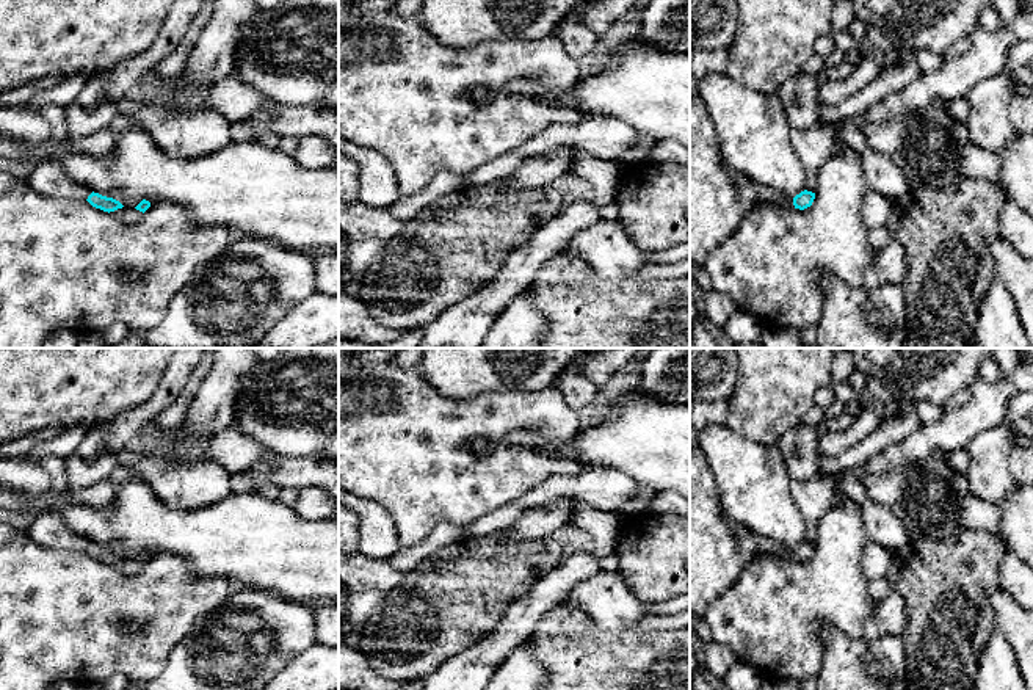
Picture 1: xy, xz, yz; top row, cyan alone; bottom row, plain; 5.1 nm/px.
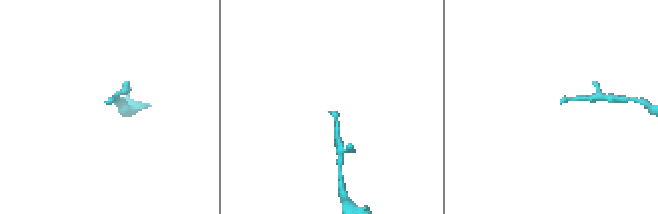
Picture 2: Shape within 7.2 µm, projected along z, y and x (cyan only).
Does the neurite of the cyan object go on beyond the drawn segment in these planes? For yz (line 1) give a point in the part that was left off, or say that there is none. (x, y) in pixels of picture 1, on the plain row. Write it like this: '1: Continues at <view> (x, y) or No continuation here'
1: Continues at yz (720, 548)

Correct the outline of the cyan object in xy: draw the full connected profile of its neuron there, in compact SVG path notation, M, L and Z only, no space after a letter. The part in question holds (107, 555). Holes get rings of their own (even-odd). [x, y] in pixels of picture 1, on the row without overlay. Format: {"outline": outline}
{"outline": "M91 544L86 550L92 558L108 563L118 568L124 574L136 574L141 571L143 565L150 558L150 554L143 550L135 560L124 558L119 552L113 549L102 547L99 544Z"}

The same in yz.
{"outline": "M690 420L690 616L704 619L709 604L729 590L741 569L756 557L770 554L785 561L793 558L804 561L814 550L815 544L807 541L793 550L784 549L779 543L754 533L723 513L710 467L698 441L698 430Z"}

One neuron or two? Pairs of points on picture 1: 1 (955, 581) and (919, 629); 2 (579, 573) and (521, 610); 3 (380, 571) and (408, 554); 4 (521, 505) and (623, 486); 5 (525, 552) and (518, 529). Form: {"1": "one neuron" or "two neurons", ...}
{"1": "one neuron", "2": "one neuron", "3": "two neurons", "4": "one neuron", "5": "two neurons"}

